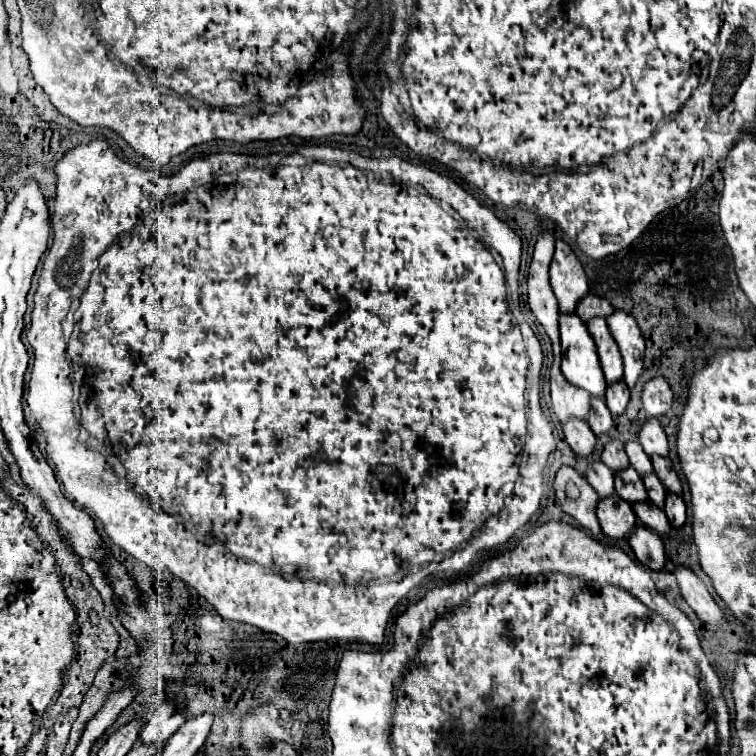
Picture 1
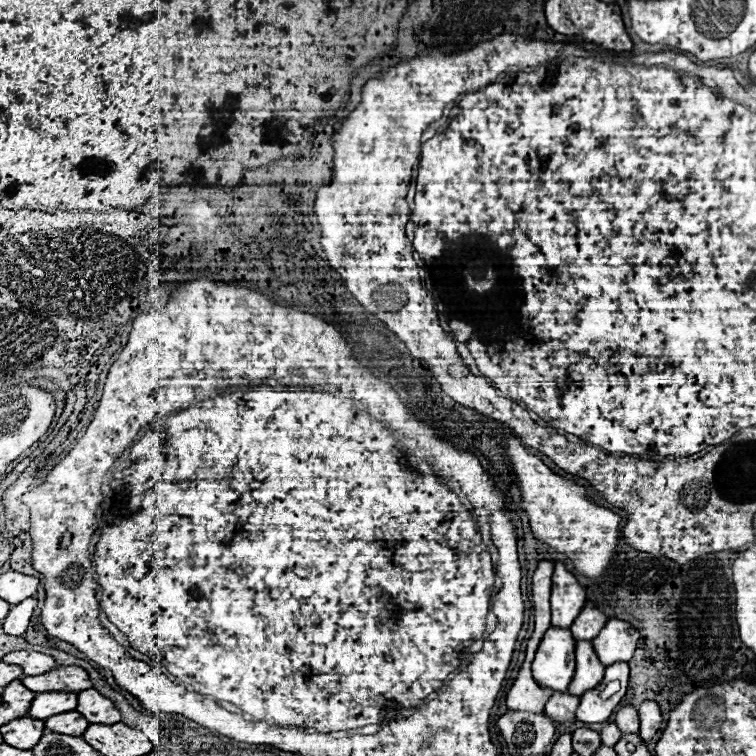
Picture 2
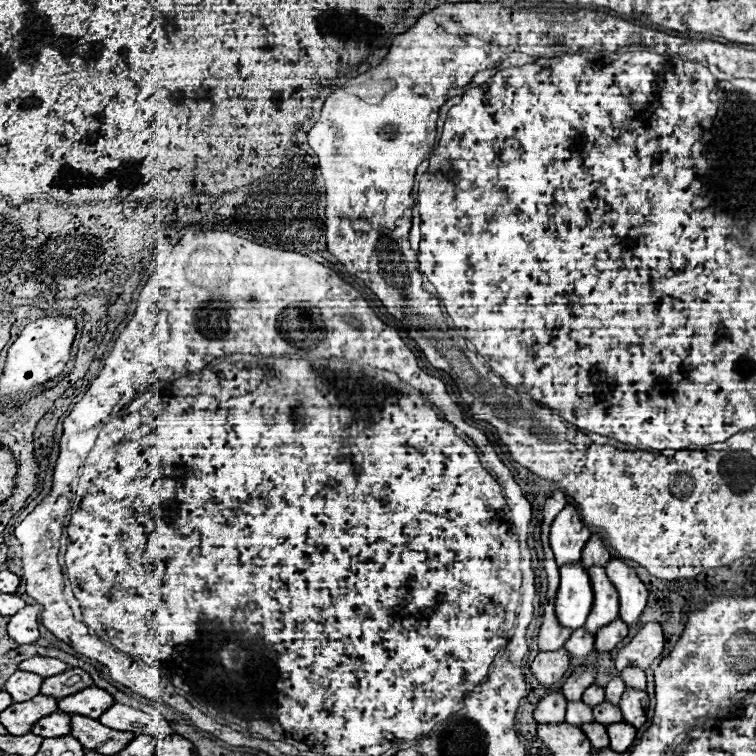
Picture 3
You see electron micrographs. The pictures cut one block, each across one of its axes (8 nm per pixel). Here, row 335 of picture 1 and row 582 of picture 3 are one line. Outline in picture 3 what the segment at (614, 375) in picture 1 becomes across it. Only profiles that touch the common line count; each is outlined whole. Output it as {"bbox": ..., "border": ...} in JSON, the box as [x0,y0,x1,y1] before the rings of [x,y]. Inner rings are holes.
{"bbox":[584,568,618,634],"border":[[[590,568],[590,582],[594,592],[594,604],[584,628],[590,634],[596,634],[600,628],[608,626],[618,618],[618,592],[612,588],[612,582],[606,576],[604,568]]]}

